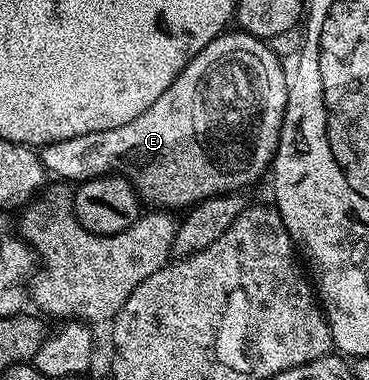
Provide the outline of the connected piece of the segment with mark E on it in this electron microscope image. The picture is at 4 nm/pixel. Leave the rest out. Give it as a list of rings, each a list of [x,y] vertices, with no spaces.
[[[226,32],[211,40],[211,44],[207,44],[207,48],[203,48],[203,52],[195,55],[183,72],[179,72],[171,88],[167,88],[147,112],[139,112],[131,124],[107,132],[71,136],[71,140],[59,140],[40,147],[46,175],[53,177],[54,174],[57,177],[54,179],[65,184],[80,184],[106,176],[128,178],[142,203],[149,205],[150,202],[150,207],[164,208],[169,212],[195,206],[217,194],[244,191],[244,186],[259,181],[264,174],[266,177],[281,139],[290,79],[268,41],[244,32],[236,33]]]

